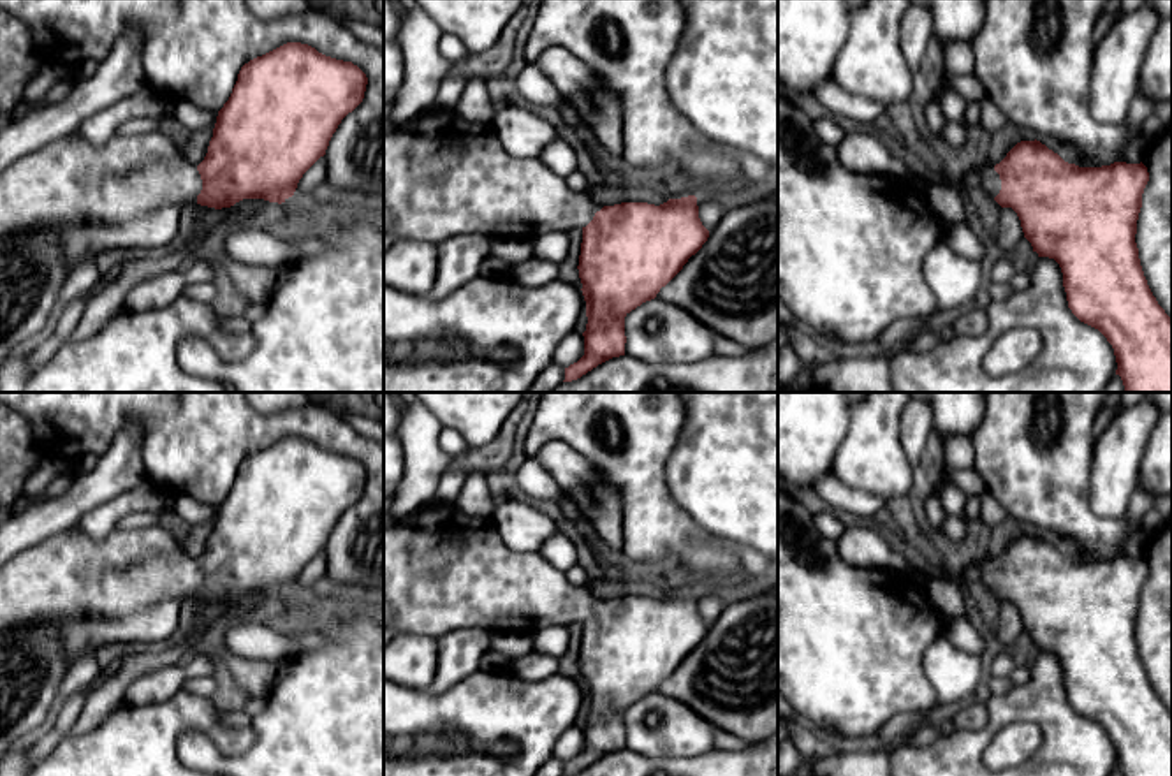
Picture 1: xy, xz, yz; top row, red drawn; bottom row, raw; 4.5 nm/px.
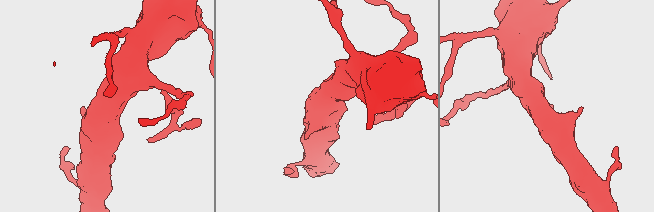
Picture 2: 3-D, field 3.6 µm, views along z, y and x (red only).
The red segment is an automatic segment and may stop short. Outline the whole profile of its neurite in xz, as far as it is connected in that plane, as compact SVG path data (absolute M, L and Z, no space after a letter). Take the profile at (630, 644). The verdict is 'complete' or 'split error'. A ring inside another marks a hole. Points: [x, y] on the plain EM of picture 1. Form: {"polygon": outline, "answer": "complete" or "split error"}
{"polygon": "M431 500L417 510L396 517L384 528L384 598L394 611L394 623L384 628L384 648L398 633L419 637L440 637L458 628L487 628L491 633L517 632L533 633L553 625L582 625L579 672L586 695L584 750L565 762L565 774L572 776L598 758L625 750L625 711L646 695L656 692L695 649L709 632L709 625L699 612L697 591L669 593L655 600L648 597L621 597L597 605L586 586L575 586L567 574L542 558L538 553L516 553L505 545L494 530L491 517L468 516L456 503Z", "answer": "split error"}

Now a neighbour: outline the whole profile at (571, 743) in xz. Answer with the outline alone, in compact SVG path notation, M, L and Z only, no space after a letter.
M579 725L570 727L554 744L554 757L568 762L584 750L584 730Z

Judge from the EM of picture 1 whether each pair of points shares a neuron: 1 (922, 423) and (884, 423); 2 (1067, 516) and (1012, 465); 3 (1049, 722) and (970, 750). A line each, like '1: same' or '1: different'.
1: different
2: same
3: same

